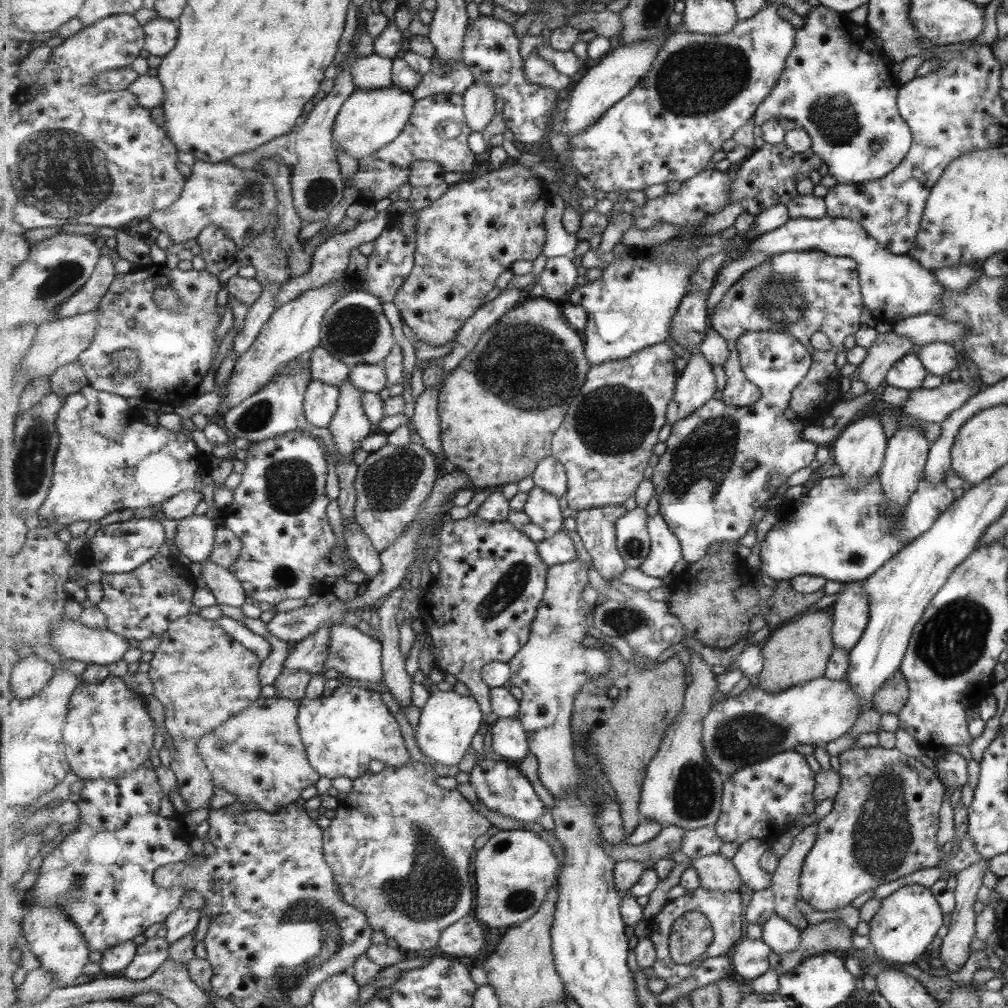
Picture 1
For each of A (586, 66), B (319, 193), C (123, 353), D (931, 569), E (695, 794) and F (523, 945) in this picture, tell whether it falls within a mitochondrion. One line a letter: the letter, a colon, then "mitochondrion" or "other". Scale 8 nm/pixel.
A: other
B: mitochondrion
C: other
D: other
E: mitochondrion
F: other

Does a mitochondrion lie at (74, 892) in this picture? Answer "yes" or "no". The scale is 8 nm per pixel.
yes

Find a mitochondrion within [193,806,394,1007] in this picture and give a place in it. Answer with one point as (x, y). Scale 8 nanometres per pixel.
(328, 941)

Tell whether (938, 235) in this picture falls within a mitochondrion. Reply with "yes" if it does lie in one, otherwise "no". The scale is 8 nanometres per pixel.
no

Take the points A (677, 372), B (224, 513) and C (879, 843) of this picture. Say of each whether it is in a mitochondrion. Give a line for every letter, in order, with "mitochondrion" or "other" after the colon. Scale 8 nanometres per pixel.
A: other
B: other
C: mitochondrion

